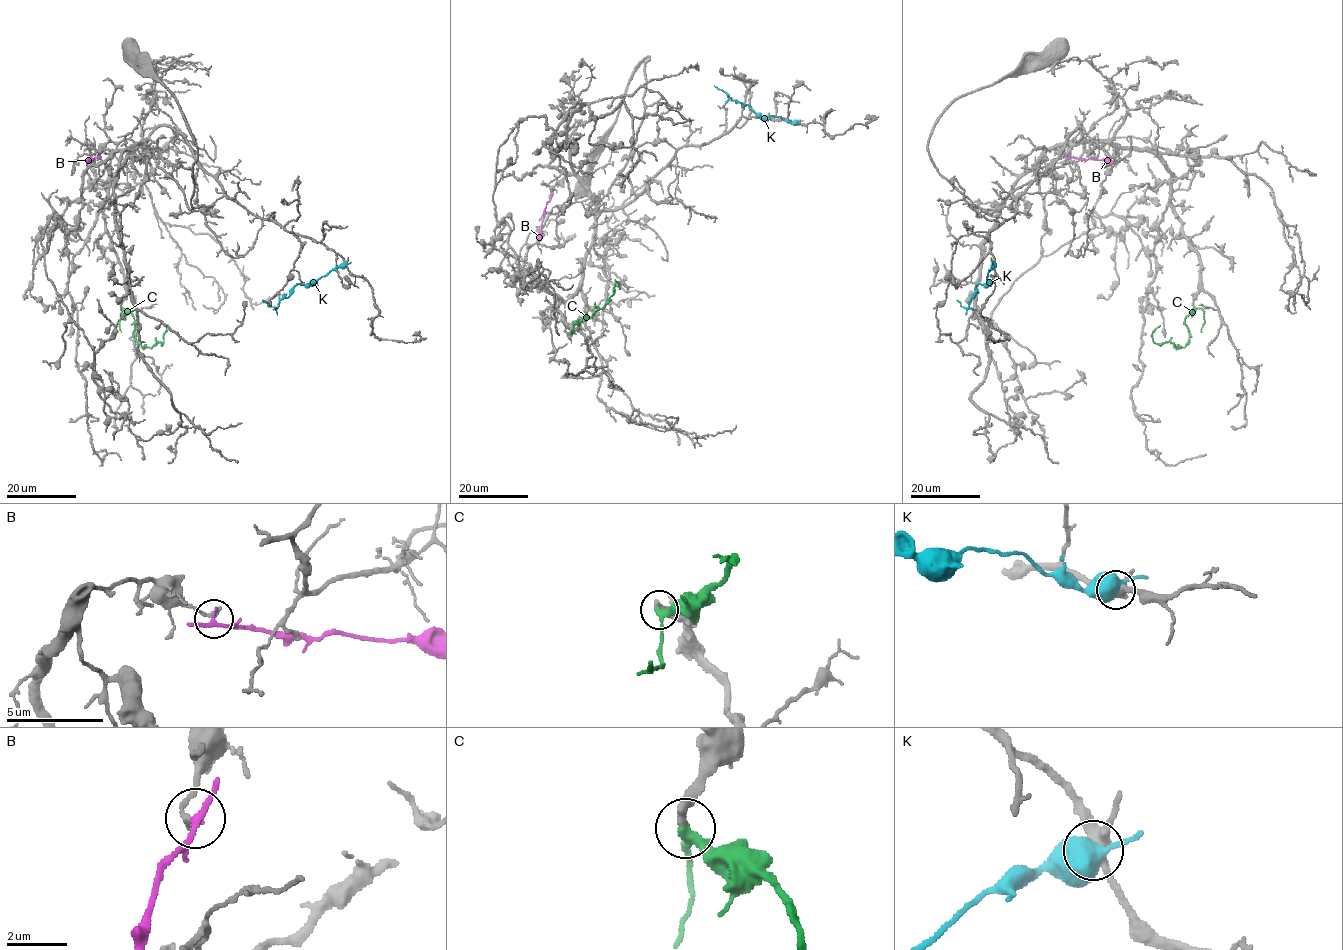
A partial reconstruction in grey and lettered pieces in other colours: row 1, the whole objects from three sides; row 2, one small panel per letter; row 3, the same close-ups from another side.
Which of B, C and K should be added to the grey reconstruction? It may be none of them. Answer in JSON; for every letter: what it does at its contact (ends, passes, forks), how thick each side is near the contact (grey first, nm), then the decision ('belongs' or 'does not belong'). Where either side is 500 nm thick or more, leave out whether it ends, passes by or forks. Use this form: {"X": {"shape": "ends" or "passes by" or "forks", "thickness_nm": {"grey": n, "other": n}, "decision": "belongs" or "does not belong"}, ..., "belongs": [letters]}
{"B": {"shape": "passes by", "thickness_nm": {"grey": 240, "other": 200}, "decision": "does not belong"}, "C": {"shape": "passes by", "thickness_nm": {"grey": 400, "other": 280}, "decision": "belongs"}, "K": {"thickness_nm": {"grey": 340, "other": 550}, "decision": "does not belong"}, "belongs": ["C"]}

